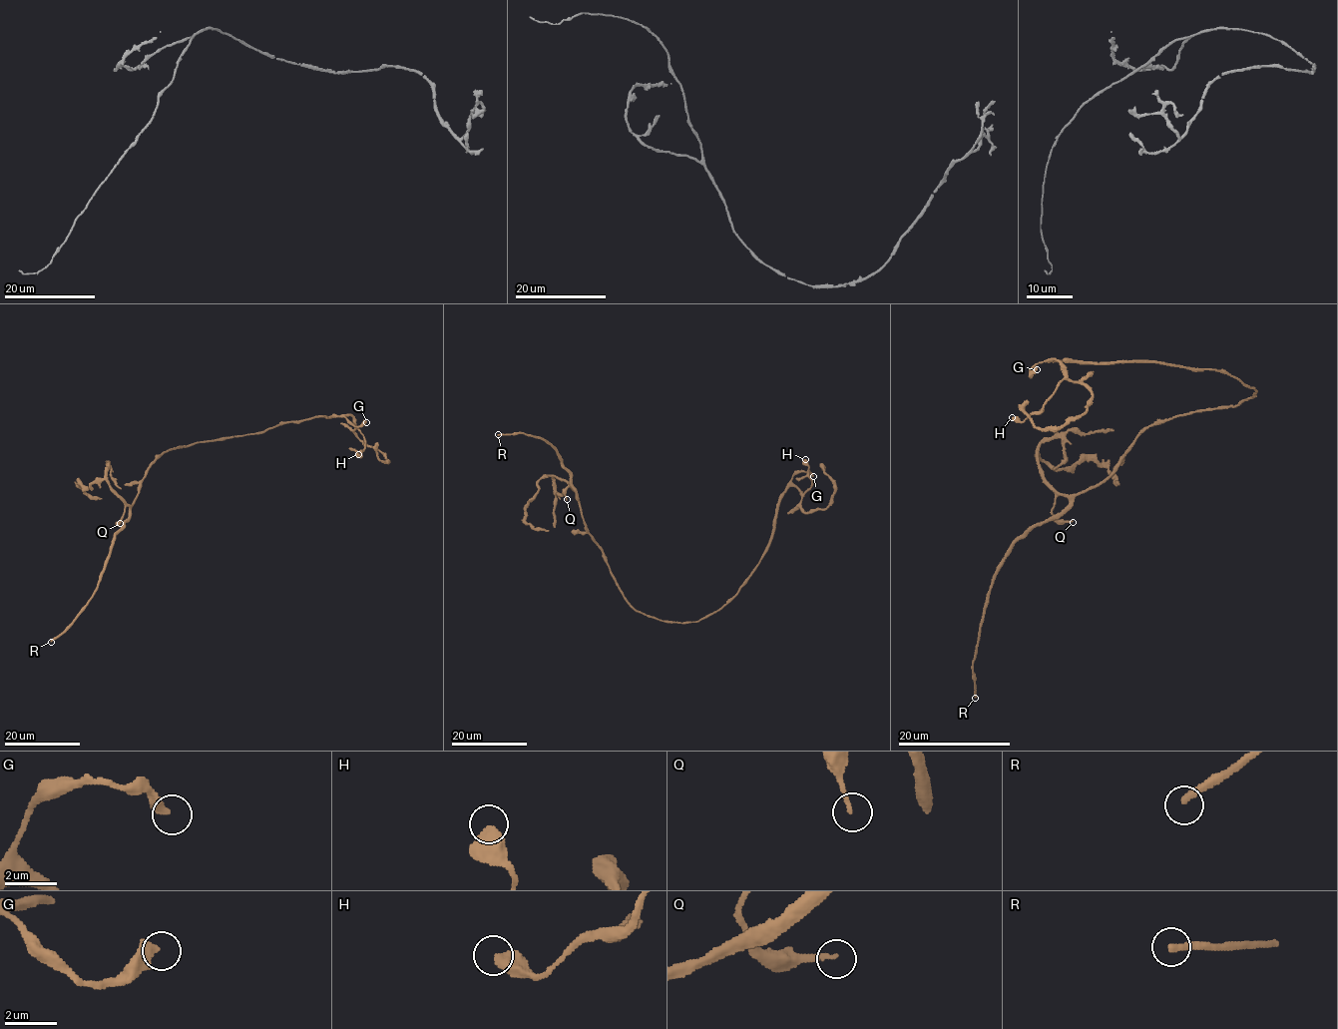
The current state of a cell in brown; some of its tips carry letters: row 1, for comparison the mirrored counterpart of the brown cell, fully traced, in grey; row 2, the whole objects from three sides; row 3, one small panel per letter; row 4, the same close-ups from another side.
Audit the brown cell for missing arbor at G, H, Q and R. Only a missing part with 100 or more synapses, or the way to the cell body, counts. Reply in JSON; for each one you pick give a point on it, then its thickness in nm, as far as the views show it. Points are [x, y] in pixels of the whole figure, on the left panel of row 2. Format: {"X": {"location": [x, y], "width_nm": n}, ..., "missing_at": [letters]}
{"missing_at": []}

